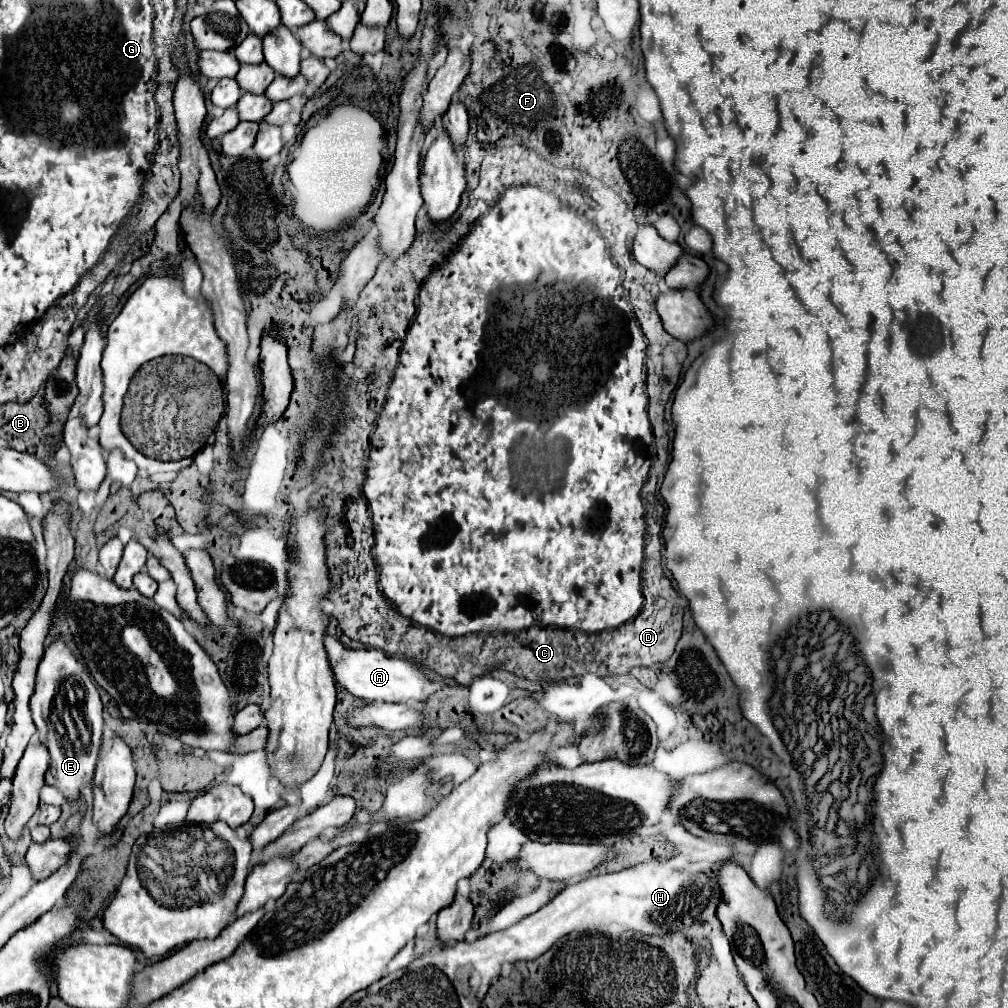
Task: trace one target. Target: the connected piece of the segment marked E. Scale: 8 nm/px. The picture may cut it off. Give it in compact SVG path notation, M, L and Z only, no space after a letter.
M54 639L44 651L38 665L36 691L30 699L32 719L40 731L40 741L50 751L50 767L46 783L58 787L66 799L76 801L80 789L92 783L100 737L102 737L102 701L88 673L88 667L78 661L62 639Z

